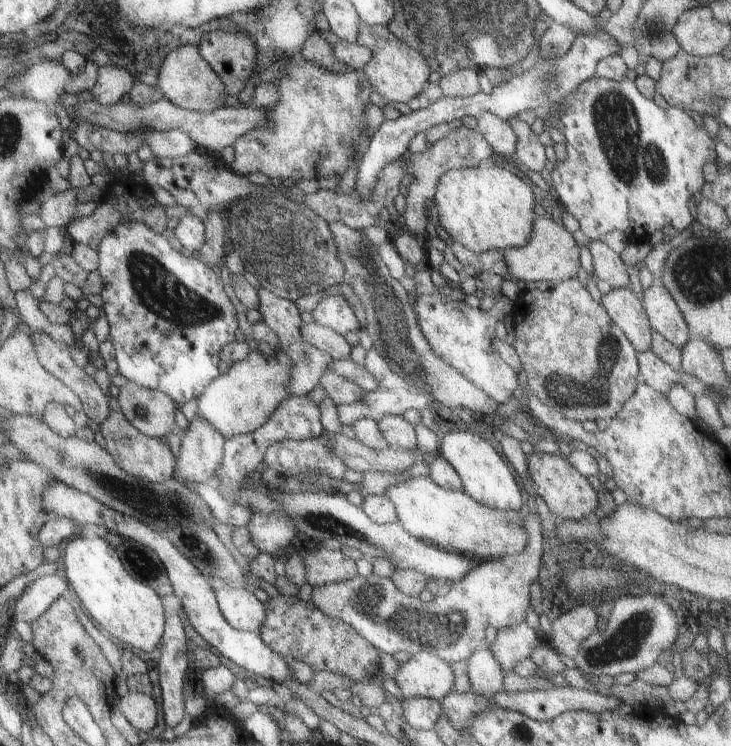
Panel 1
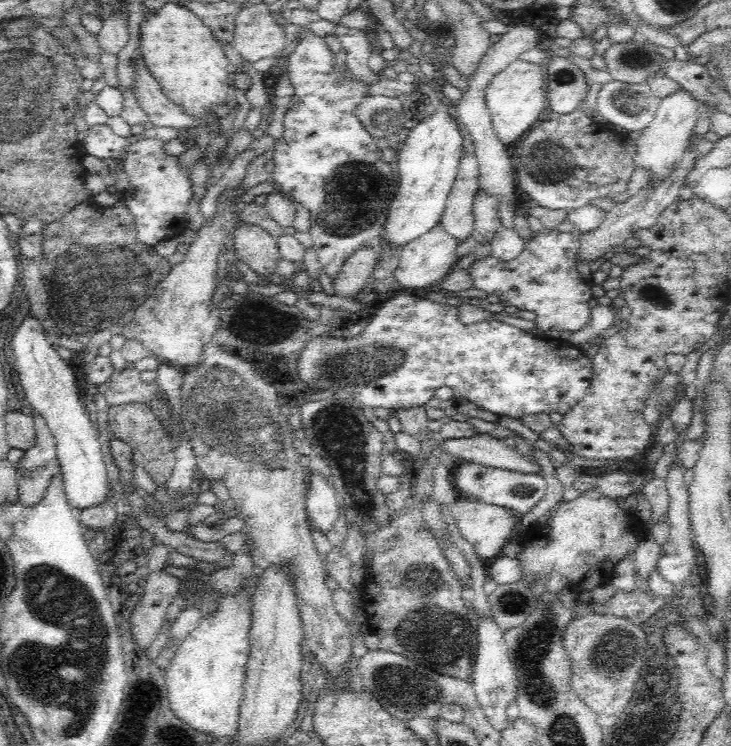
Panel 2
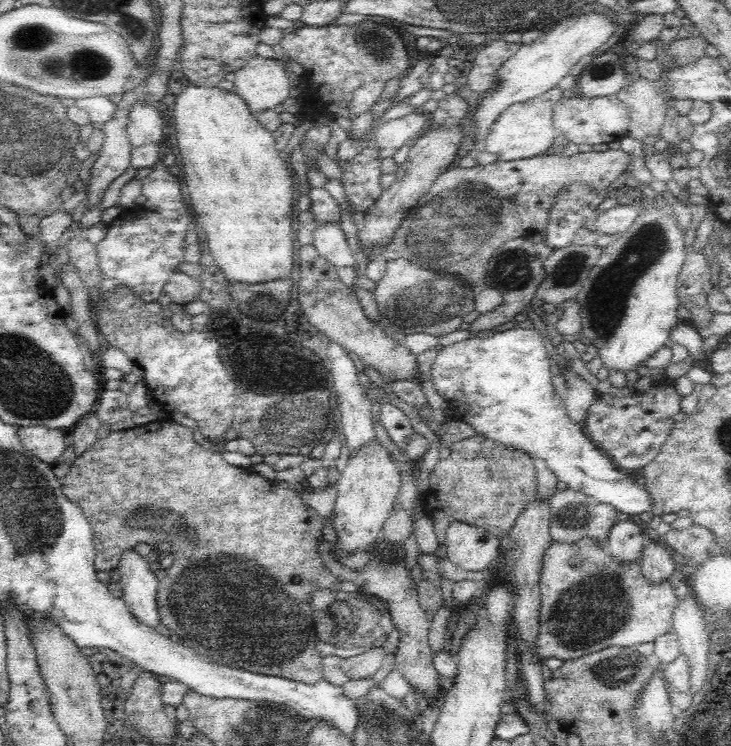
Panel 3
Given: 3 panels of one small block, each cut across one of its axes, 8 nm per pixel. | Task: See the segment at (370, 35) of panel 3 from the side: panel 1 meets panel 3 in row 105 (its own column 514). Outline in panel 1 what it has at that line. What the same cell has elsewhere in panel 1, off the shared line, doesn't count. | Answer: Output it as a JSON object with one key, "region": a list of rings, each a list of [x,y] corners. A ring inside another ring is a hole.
{"region":[[[576,278],[559,281],[551,290],[522,287],[512,301],[509,313],[515,338],[512,347],[525,372],[527,388],[547,408],[556,409],[563,418],[575,422],[595,421],[599,418],[607,421],[617,414],[621,404],[625,404],[625,400],[629,400],[629,396],[635,392],[639,374],[635,348]]]}

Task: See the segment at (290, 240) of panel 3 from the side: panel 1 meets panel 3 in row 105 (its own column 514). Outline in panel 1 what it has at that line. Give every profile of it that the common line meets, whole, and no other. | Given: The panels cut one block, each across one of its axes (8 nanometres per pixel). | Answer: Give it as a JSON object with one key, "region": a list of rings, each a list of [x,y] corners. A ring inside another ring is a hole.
{"region":[[[498,162],[492,167],[481,169],[477,167],[451,168],[439,176],[431,203],[437,220],[447,232],[453,243],[459,243],[471,252],[503,251],[504,248],[515,248],[529,240],[531,224],[535,217],[533,205],[538,198],[538,192],[521,175],[511,169],[503,168]]]}

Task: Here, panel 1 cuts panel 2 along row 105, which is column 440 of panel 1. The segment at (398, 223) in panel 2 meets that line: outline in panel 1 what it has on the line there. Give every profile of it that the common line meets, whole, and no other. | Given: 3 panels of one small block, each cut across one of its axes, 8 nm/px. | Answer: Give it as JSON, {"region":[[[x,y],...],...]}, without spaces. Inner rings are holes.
{"region":[[[451,430],[440,439],[438,454],[459,475],[461,490],[475,502],[495,510],[522,510],[520,490],[509,468],[479,434],[467,430]]]}

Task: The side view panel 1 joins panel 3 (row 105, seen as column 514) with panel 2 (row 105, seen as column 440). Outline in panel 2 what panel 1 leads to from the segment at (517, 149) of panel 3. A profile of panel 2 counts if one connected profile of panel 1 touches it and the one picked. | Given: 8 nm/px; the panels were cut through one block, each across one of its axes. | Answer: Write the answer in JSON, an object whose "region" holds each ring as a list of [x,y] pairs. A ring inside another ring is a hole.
{"region":[[[522,59],[511,62],[499,72],[489,84],[485,92],[491,123],[497,137],[506,147],[524,138],[526,133],[540,120],[540,114],[549,108],[544,70],[539,64],[530,64]]]}

